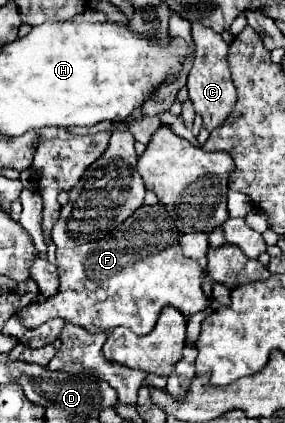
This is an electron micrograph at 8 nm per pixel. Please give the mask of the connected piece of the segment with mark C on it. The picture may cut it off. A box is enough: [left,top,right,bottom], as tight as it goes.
[188,22,236,130]

